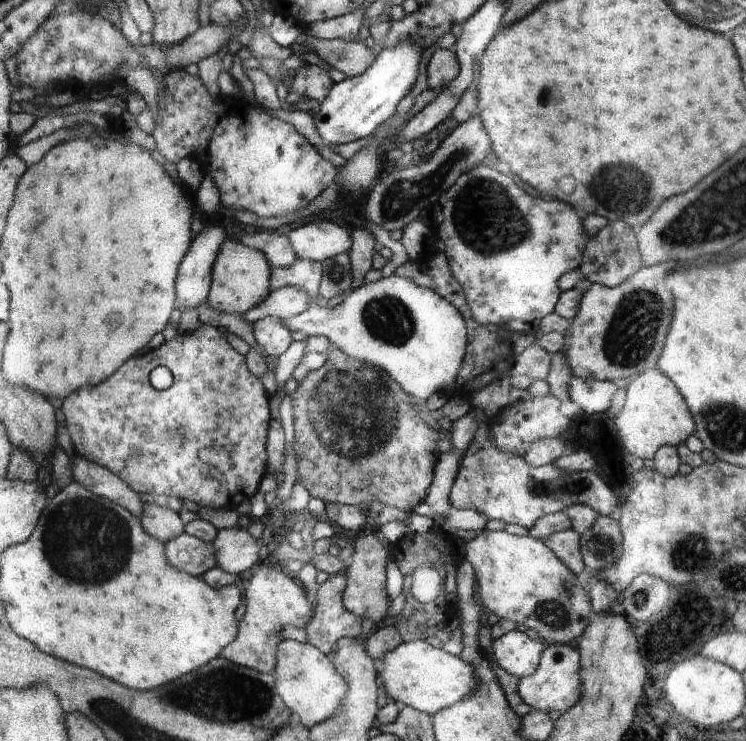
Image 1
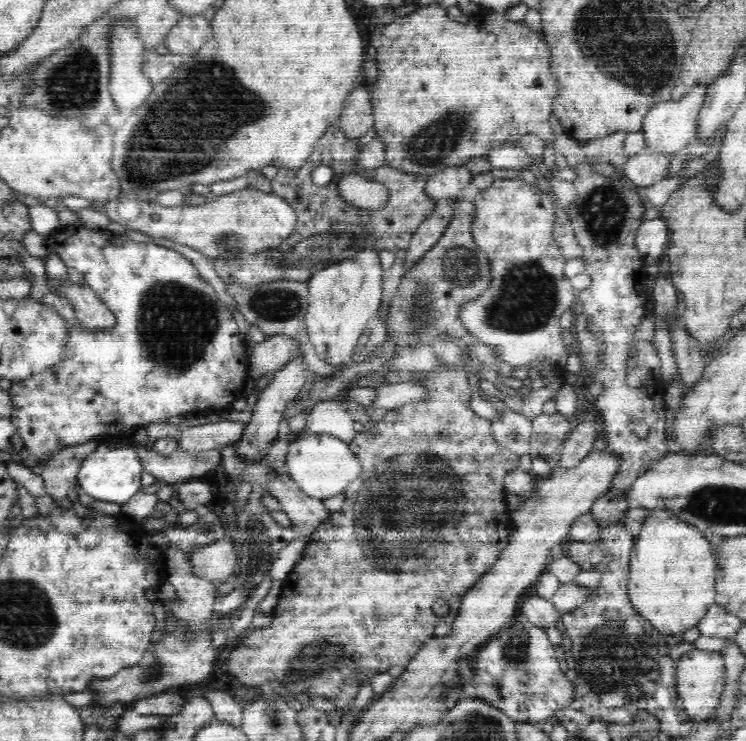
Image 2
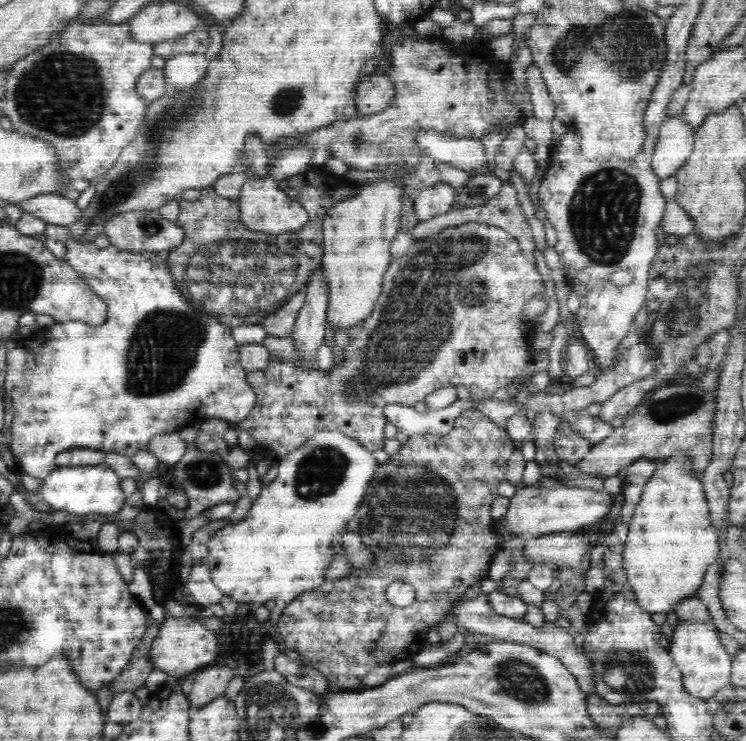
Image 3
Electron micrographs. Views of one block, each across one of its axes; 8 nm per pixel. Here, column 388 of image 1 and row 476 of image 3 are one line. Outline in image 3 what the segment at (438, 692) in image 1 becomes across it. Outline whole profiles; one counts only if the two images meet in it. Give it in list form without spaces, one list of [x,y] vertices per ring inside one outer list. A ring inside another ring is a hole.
[[[676,452],[669,460],[662,461],[645,484],[630,521],[623,550],[623,568],[639,607],[650,615],[672,612],[682,600],[696,597],[708,566],[719,560],[719,536],[710,518],[701,477],[692,472],[690,466],[690,457],[686,457],[686,453]]]

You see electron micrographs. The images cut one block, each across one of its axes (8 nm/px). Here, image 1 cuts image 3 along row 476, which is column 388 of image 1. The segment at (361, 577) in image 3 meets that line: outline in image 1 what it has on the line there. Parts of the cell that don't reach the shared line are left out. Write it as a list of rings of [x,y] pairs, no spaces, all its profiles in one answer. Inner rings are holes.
[[[331,348],[324,365],[310,371],[299,382],[290,400],[295,430],[296,482],[301,482],[311,497],[325,503],[362,505],[367,512],[370,504],[378,501],[411,513],[426,500],[427,490],[434,484],[434,460],[439,462],[436,444],[440,442],[440,434],[422,420],[412,406],[413,399],[394,382],[391,374]]]

